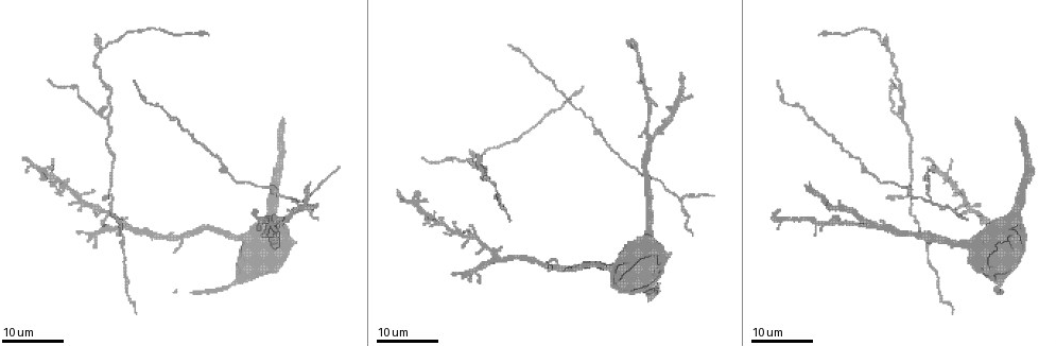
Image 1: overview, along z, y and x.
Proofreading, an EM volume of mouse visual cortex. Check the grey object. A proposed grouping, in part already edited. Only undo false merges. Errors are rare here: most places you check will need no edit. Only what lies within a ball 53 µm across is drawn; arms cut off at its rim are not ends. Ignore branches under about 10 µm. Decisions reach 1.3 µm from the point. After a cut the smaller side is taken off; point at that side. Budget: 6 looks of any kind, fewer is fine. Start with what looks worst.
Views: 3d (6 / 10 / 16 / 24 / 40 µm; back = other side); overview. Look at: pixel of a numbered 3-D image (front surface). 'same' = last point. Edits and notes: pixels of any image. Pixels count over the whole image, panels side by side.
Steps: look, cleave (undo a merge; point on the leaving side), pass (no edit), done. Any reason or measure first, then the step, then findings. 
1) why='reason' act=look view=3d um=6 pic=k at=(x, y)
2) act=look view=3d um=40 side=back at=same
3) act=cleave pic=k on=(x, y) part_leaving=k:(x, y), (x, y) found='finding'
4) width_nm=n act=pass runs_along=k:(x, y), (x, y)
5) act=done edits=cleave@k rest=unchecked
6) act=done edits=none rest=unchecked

why='three arms meet' act=look view=3d um=16 pic=1 at=(902, 118)

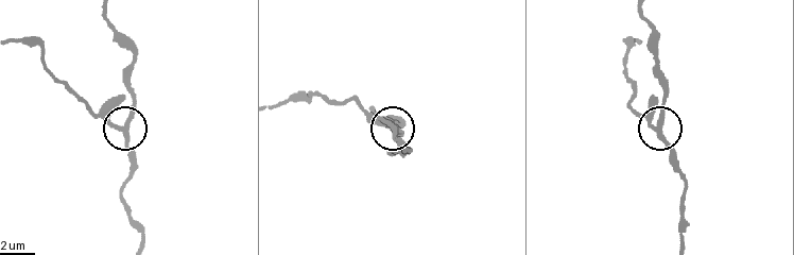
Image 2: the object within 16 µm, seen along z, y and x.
act=look view=3d um=10 pic=2 at=(393, 127)

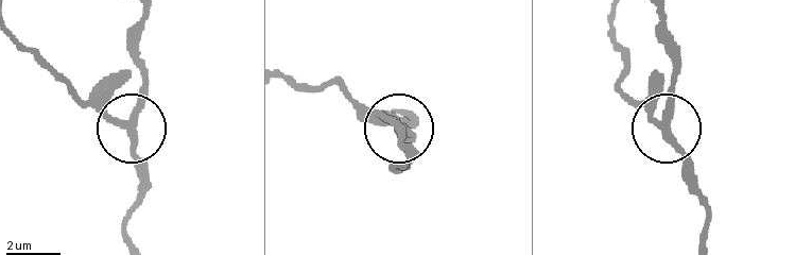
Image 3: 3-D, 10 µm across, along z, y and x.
arms=3 act=pass runs_along=3:(405, 167), (390, 167), (410, 153), (400, 133), (350, 94) found='all the same neuron'

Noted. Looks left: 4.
act=look view=3d um=24 pic=1 at=(924, 234)

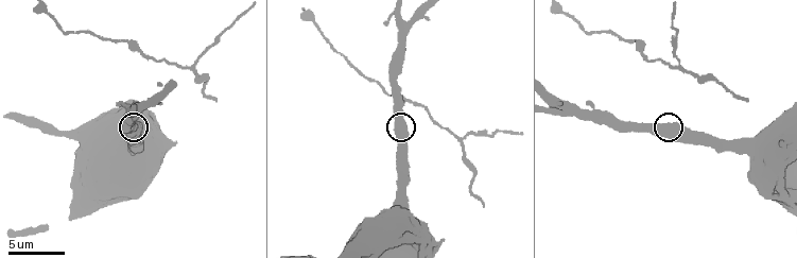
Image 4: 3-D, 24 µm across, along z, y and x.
act=look view=3d um=6 pic=4 at=(668, 123)

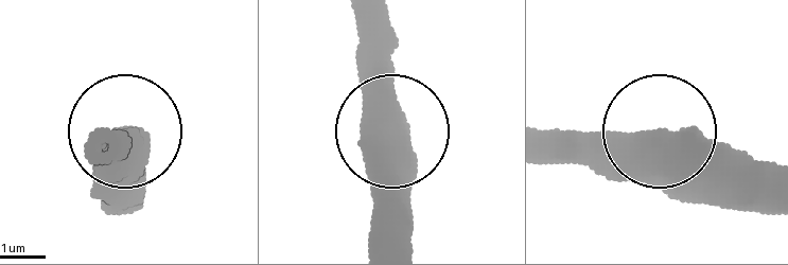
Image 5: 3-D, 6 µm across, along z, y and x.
why='from behind' act=look view=3d um=6 side=back pic=5 at=(664, 135)

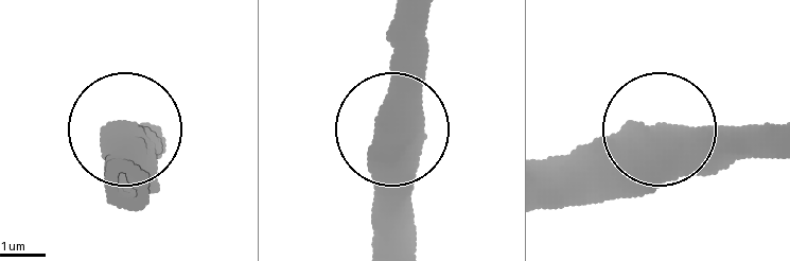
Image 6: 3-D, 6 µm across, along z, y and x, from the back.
width_nm=640 act=pass found='all the same neuron'

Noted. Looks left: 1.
act=done edits=none rest=unchecked

